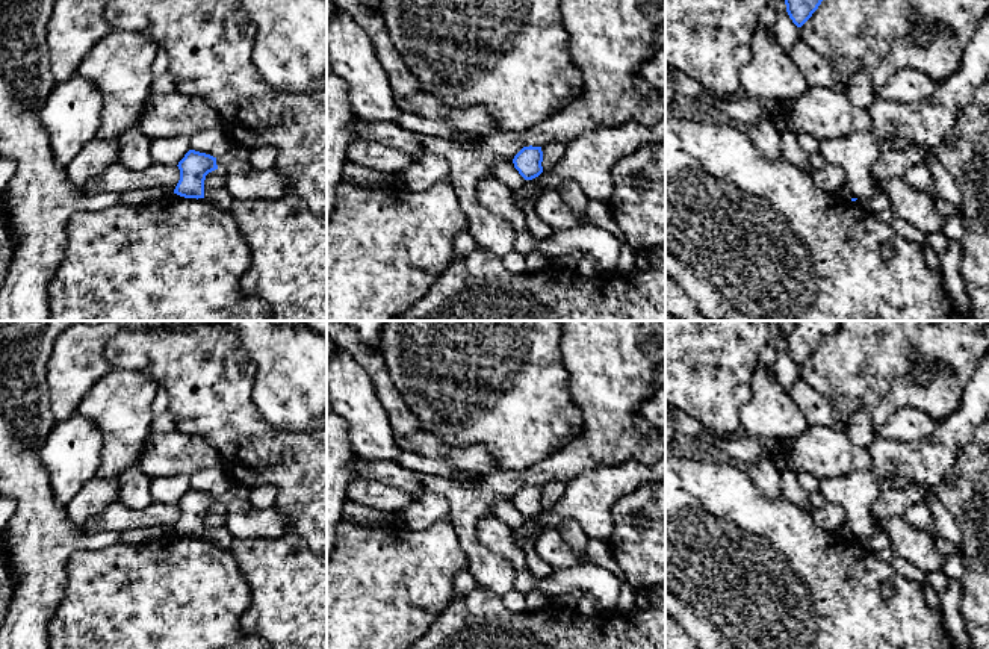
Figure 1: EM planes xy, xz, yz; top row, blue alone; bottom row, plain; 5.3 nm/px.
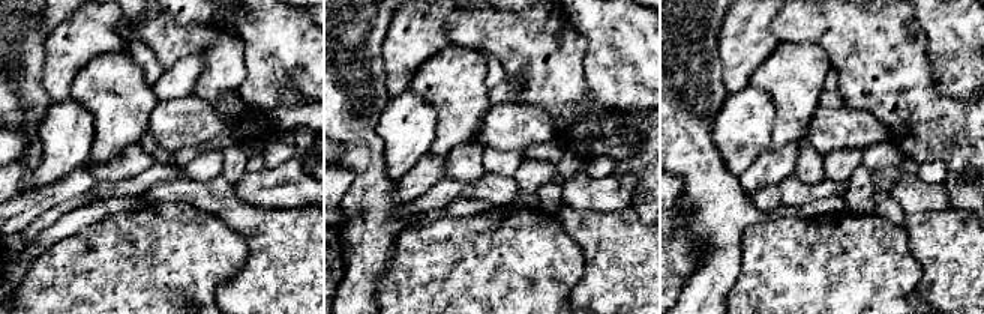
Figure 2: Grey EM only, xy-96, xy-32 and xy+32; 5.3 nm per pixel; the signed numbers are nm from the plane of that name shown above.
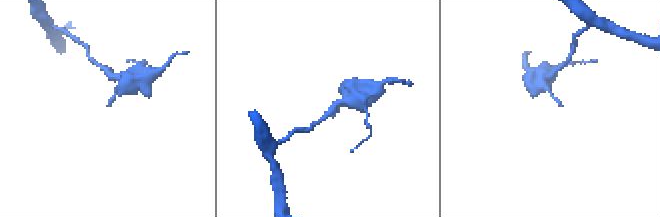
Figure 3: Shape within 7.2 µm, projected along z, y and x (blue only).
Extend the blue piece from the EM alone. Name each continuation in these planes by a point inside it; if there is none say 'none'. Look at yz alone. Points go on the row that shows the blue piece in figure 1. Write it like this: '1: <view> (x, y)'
none

